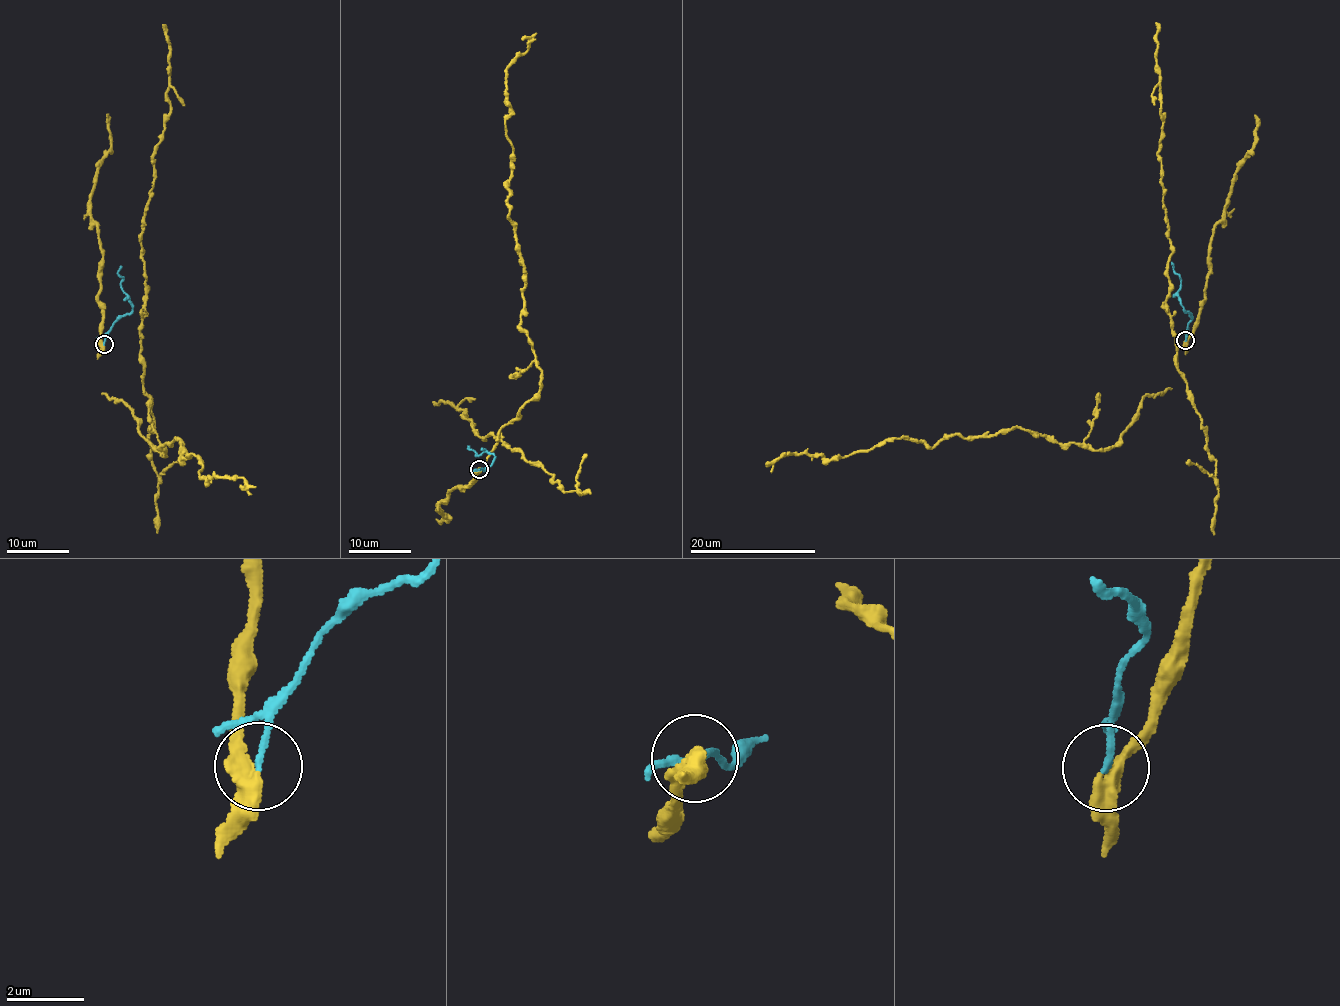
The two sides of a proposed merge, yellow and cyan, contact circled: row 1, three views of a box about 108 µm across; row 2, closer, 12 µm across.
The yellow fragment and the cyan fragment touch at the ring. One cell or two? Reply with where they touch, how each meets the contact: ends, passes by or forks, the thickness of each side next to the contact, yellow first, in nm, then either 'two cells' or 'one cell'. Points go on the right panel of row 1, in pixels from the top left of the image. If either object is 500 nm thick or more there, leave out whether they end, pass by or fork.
place (1185, 340); yellow passes by; cyan ends; calibres 360 and 170 nm; two cells

